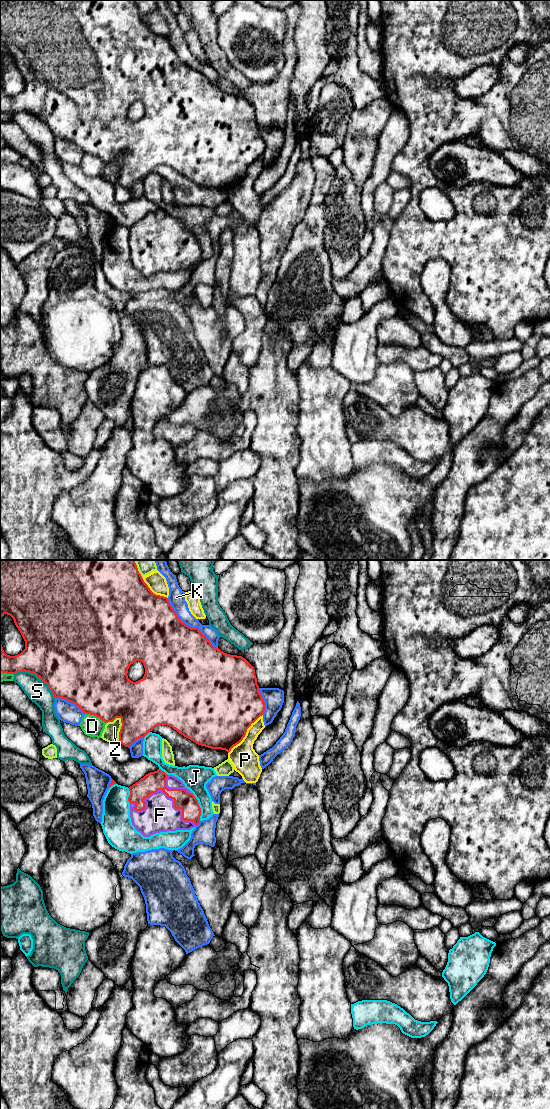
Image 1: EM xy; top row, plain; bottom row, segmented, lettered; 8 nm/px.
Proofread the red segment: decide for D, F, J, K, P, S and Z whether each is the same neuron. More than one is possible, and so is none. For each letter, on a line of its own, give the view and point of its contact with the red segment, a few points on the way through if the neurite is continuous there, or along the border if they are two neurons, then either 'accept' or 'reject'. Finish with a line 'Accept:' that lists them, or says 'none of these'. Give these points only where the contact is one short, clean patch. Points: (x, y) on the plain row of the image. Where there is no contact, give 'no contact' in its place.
D: xy (95, 155) | reject
F: xy (163, 231) | accept
J: xy (199, 246) | reject
K: xy (189, 66) | reject
P: xy (245, 174) | reject
S: xy (37, 116) | reject
Z: xy (120, 169) | reject
Accept: F

